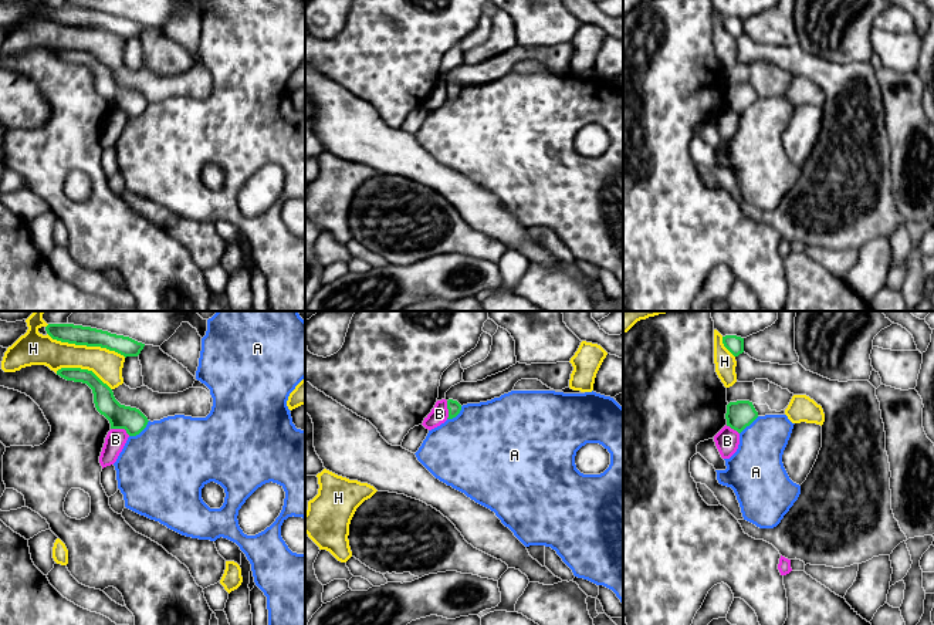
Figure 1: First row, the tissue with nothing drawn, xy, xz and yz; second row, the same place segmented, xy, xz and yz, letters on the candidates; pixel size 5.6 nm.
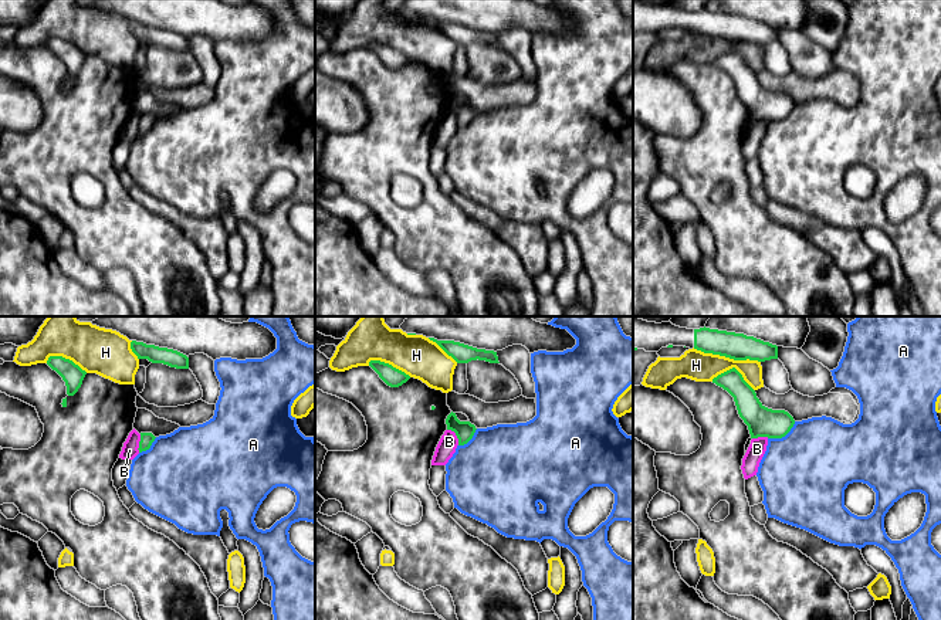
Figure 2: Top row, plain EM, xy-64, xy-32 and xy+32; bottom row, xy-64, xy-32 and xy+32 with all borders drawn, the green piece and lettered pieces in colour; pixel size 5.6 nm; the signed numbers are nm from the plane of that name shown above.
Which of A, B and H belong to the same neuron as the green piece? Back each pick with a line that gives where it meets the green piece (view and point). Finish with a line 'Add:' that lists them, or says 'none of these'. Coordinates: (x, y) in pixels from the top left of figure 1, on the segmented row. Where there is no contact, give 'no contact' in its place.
Add: none of these

